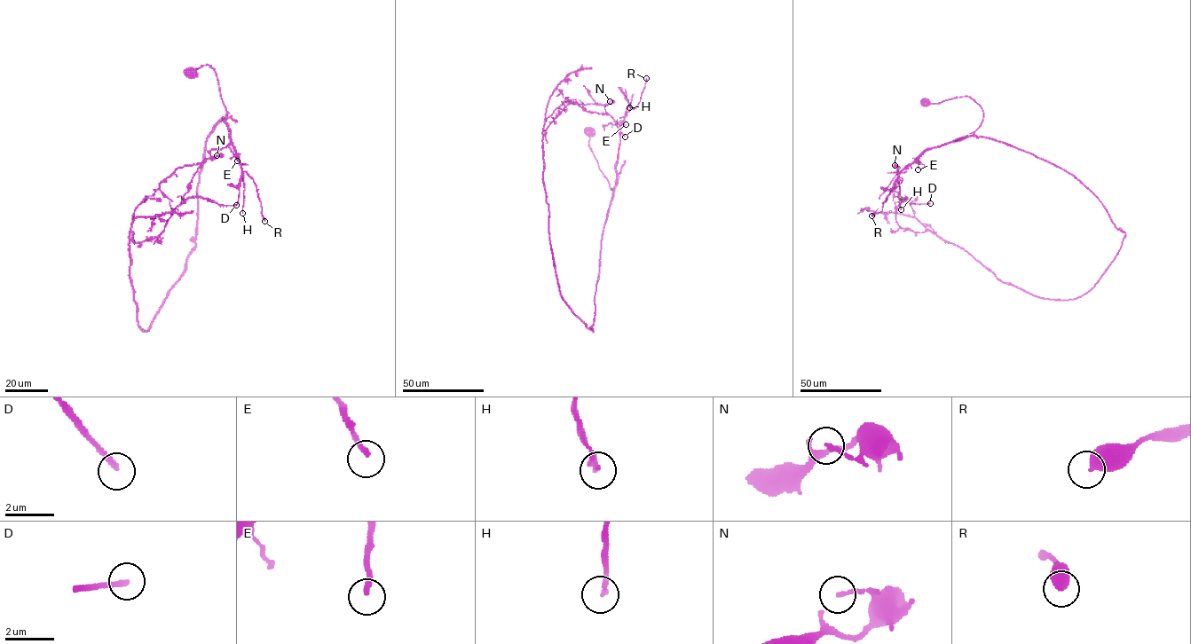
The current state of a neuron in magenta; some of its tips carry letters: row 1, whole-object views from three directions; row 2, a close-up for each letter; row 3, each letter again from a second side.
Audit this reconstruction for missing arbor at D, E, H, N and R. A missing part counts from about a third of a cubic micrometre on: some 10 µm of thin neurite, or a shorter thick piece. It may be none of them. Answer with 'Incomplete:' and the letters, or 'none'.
Incomplete: D, H

